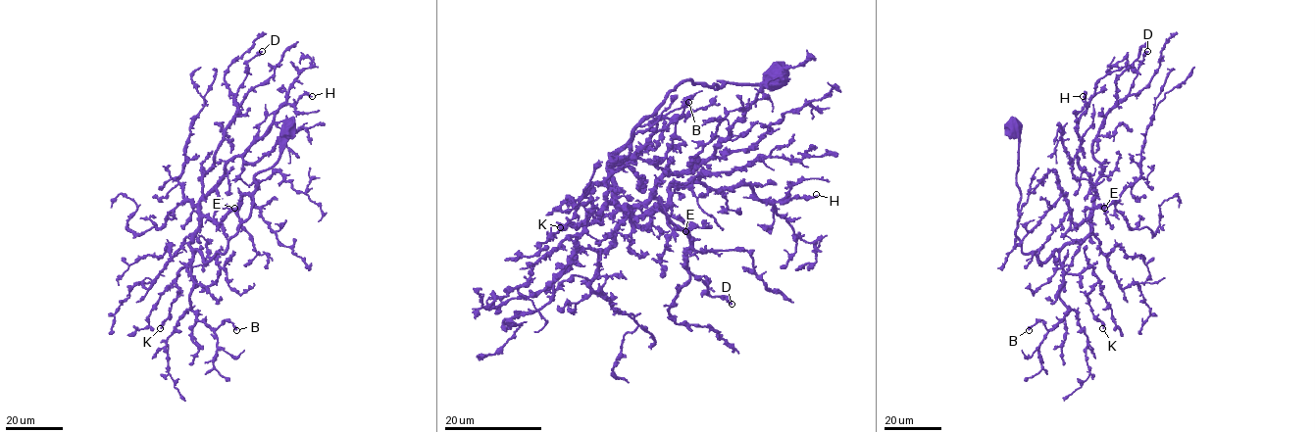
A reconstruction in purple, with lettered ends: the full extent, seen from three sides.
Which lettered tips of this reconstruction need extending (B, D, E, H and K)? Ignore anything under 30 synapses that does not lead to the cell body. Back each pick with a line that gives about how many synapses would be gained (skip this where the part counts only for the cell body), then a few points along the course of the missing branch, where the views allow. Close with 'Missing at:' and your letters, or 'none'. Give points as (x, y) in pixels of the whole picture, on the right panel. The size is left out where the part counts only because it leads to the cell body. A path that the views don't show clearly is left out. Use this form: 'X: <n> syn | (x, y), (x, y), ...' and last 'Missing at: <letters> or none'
Missing at: none

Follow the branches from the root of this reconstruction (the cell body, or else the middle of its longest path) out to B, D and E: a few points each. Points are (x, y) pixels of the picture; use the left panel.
B: (288, 129), (227, 251), (206, 263), (194, 252), (189, 308), (210, 328), (236, 330)
D: (288, 129), (280, 158), (254, 177), (251, 215), (205, 263), (189, 245), (202, 177), (262, 51)
E: (288, 129), (280, 158), (254, 177), (251, 215), (227, 251), (205, 263), (191, 235), (203, 217), (234, 208)

